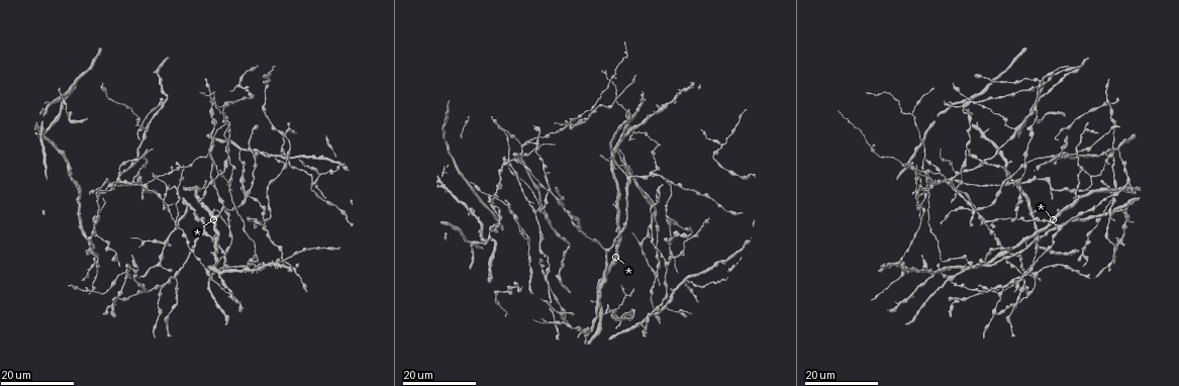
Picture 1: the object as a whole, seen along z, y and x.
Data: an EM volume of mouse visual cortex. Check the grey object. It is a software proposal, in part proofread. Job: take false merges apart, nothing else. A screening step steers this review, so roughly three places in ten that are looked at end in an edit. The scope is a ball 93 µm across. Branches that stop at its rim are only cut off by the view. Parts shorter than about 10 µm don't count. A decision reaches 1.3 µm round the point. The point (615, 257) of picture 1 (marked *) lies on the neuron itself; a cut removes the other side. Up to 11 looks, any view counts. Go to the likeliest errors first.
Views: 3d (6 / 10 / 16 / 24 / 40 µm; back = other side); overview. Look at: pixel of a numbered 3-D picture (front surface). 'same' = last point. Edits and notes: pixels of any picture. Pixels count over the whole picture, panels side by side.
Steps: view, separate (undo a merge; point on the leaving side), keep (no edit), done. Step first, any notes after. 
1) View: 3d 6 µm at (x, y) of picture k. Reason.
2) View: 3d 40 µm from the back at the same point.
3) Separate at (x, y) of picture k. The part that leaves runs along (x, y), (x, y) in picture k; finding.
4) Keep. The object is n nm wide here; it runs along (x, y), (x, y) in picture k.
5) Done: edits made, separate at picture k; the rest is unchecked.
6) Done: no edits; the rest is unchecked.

View: 3d 24 µm at (176, 223) of picture 1. A fork.

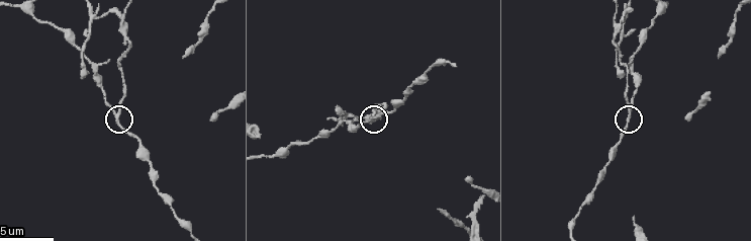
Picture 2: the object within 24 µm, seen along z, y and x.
View: 3d 10 µm at (630, 113) of picture 2. Closer look.

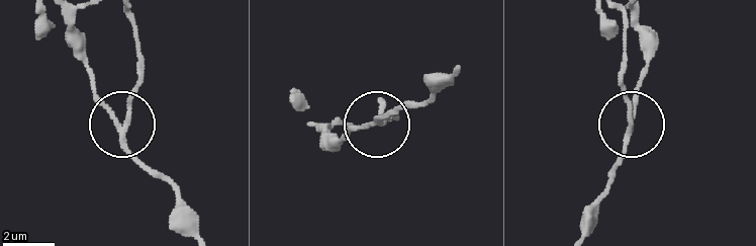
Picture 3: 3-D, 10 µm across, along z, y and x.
Separate at (136, 91) of picture 3. The object is 170 nm wide here; the part that leaves runs along (122, 127), (142, 71), (134, 18) in picture 3; a second neuron is stuck on.

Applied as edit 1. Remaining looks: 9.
View: overview. See it whole again.

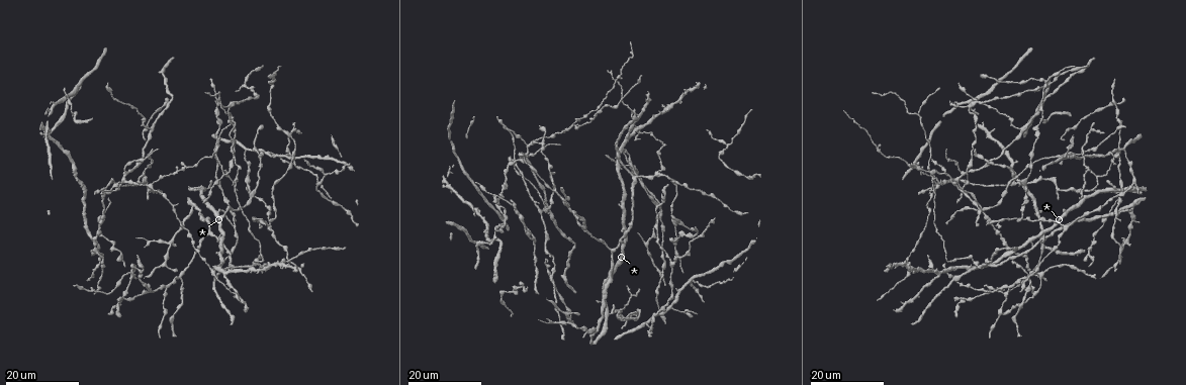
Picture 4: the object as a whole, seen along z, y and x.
View: 3d 16 µm at (124, 182) of picture 4. Three-way junction.

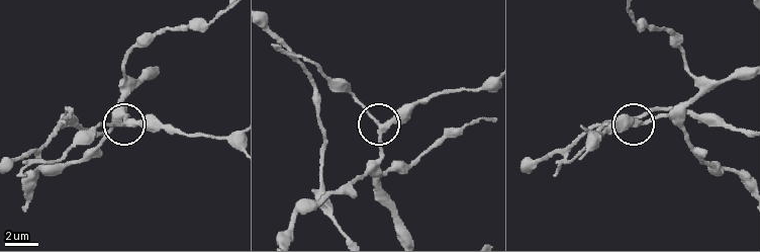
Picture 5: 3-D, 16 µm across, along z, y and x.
View: 3d 10 µm at (382, 127) of picture 5. Zoom in.

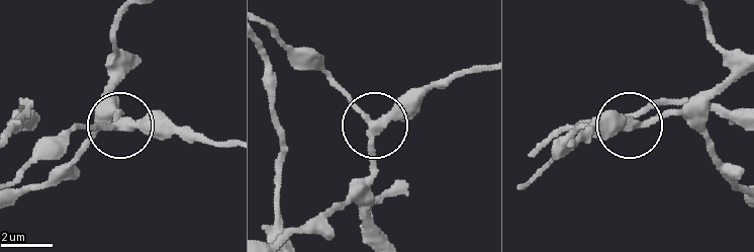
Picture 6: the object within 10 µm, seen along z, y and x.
Keep. 3 arms meet here; continuous, no second neuron.

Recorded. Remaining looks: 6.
View: 3d 24 µm at (617, 313) of picture 4. Four-way junction.

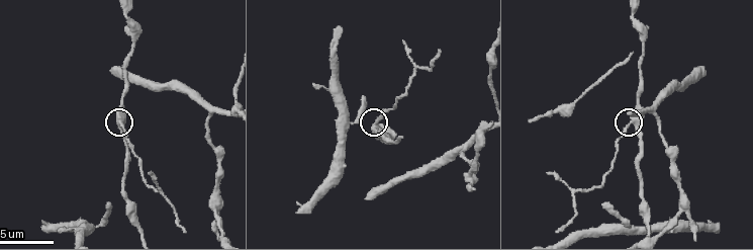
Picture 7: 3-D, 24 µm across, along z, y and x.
View: 3d 6 µm at (634, 120) of picture 7.

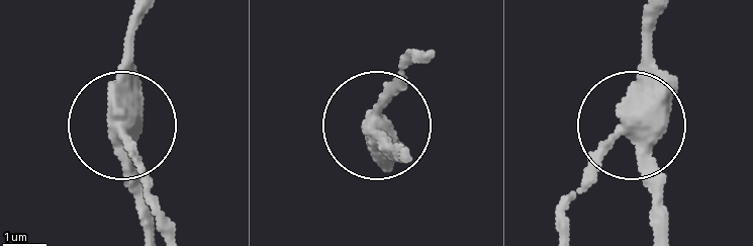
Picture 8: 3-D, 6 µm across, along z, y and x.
Keep. 4 arms meet here; all the same neuron.

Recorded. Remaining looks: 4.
View: 3d 24 µm at (508, 130) of picture 4. Two arms in line, one across.

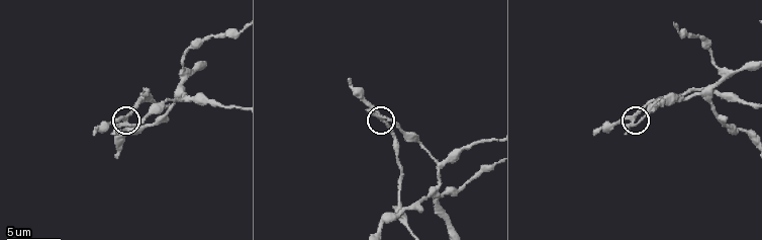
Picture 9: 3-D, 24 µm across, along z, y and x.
View: 3d 10 µm at (387, 118) of picture 9. Closer look.

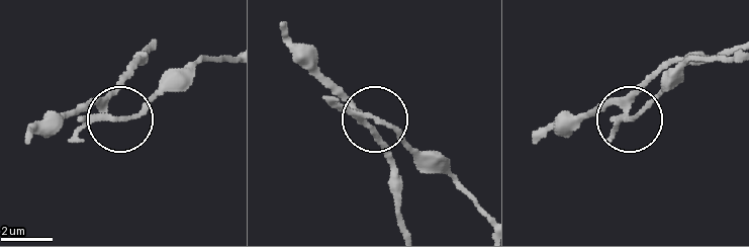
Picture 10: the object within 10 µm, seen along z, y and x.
Keep. 3 arms meet here; continuous, no second neuron.

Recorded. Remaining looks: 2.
View: 3d 16 µm at (153, 187) of picture 4. Thin arm on a thick one.

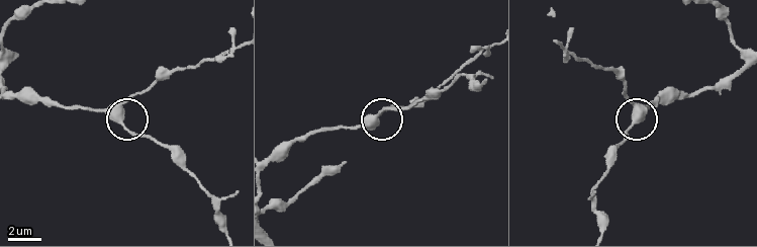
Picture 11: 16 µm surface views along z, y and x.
View: 3d 6 µm at (119, 108) of picture 11.

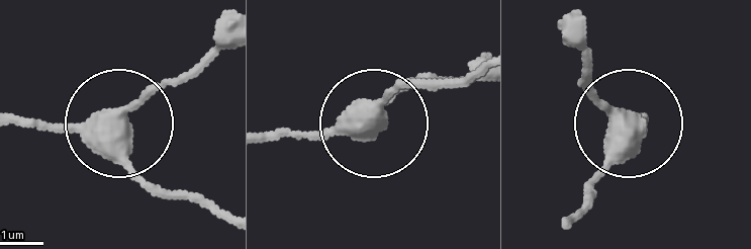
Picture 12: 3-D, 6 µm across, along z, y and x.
Keep. It runs along (9, 121), (117, 118), (211, 50) in picture 12; one neuron here.

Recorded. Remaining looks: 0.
Done: edits made, separate at picture 3; the rest is unchecked.

